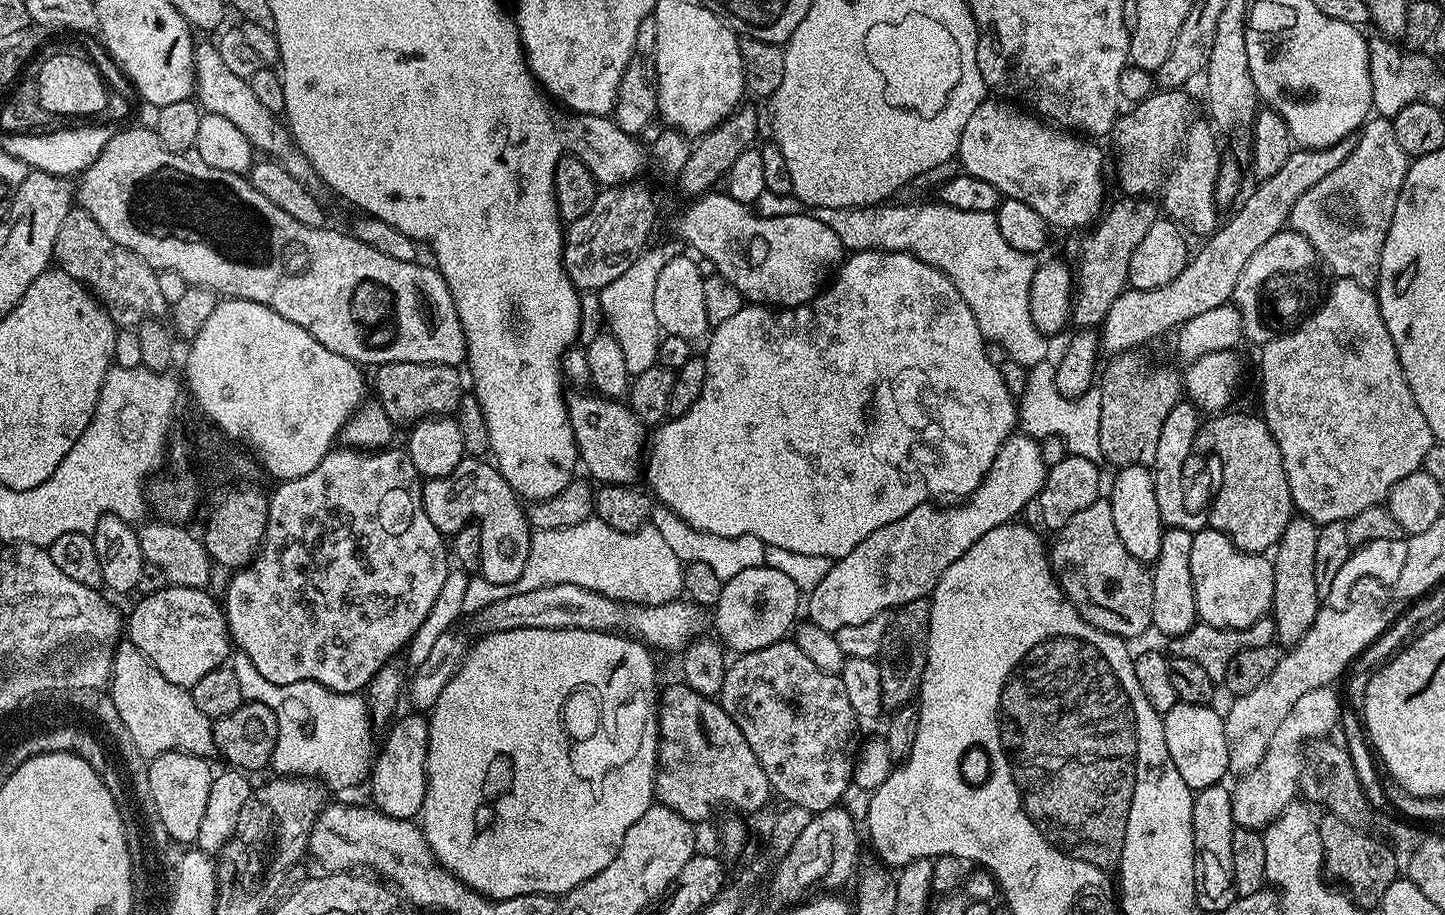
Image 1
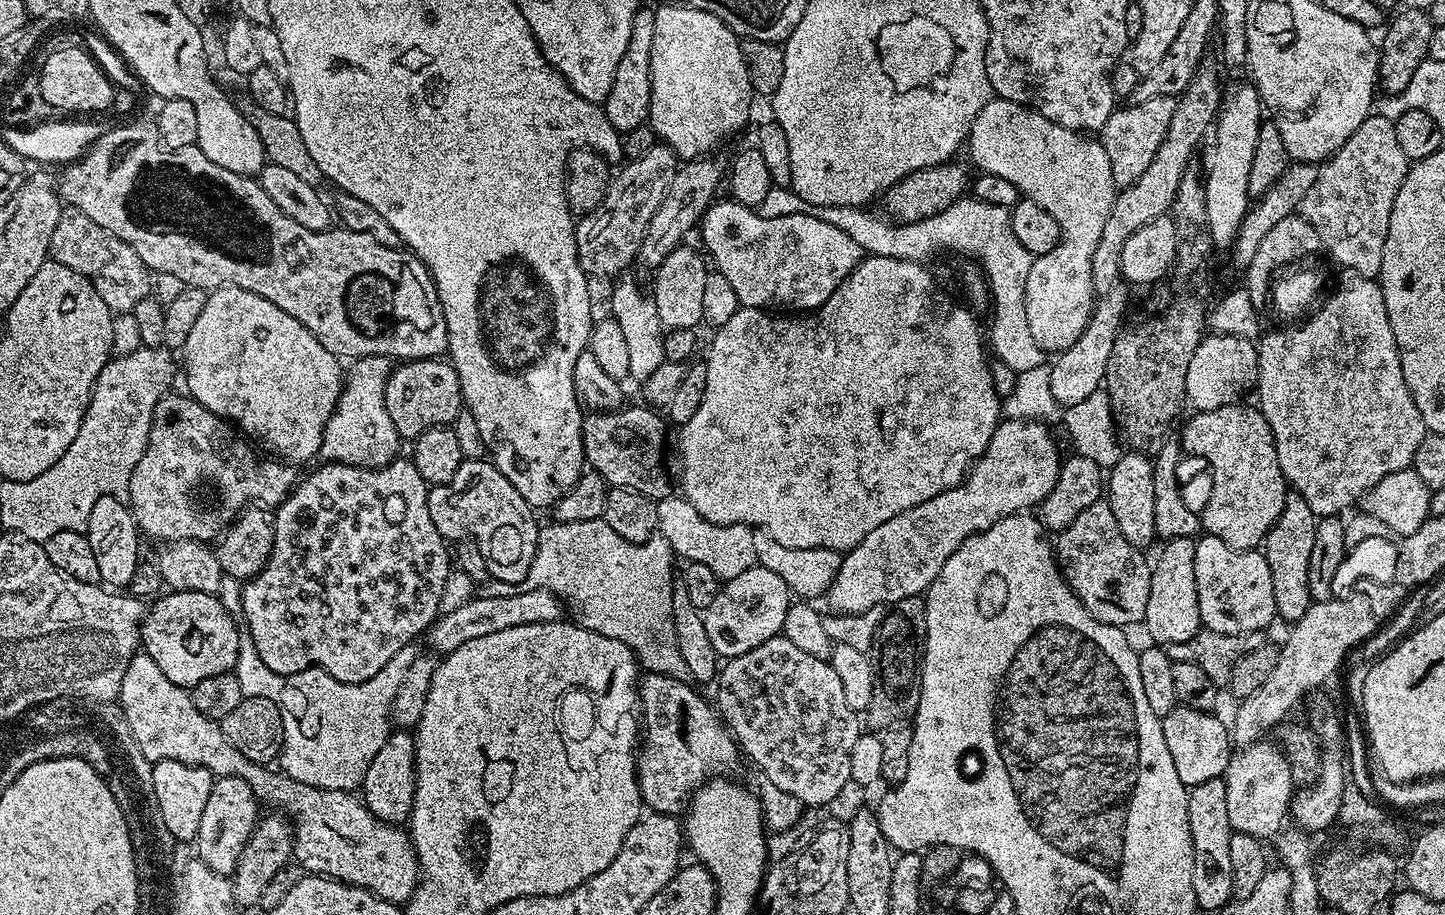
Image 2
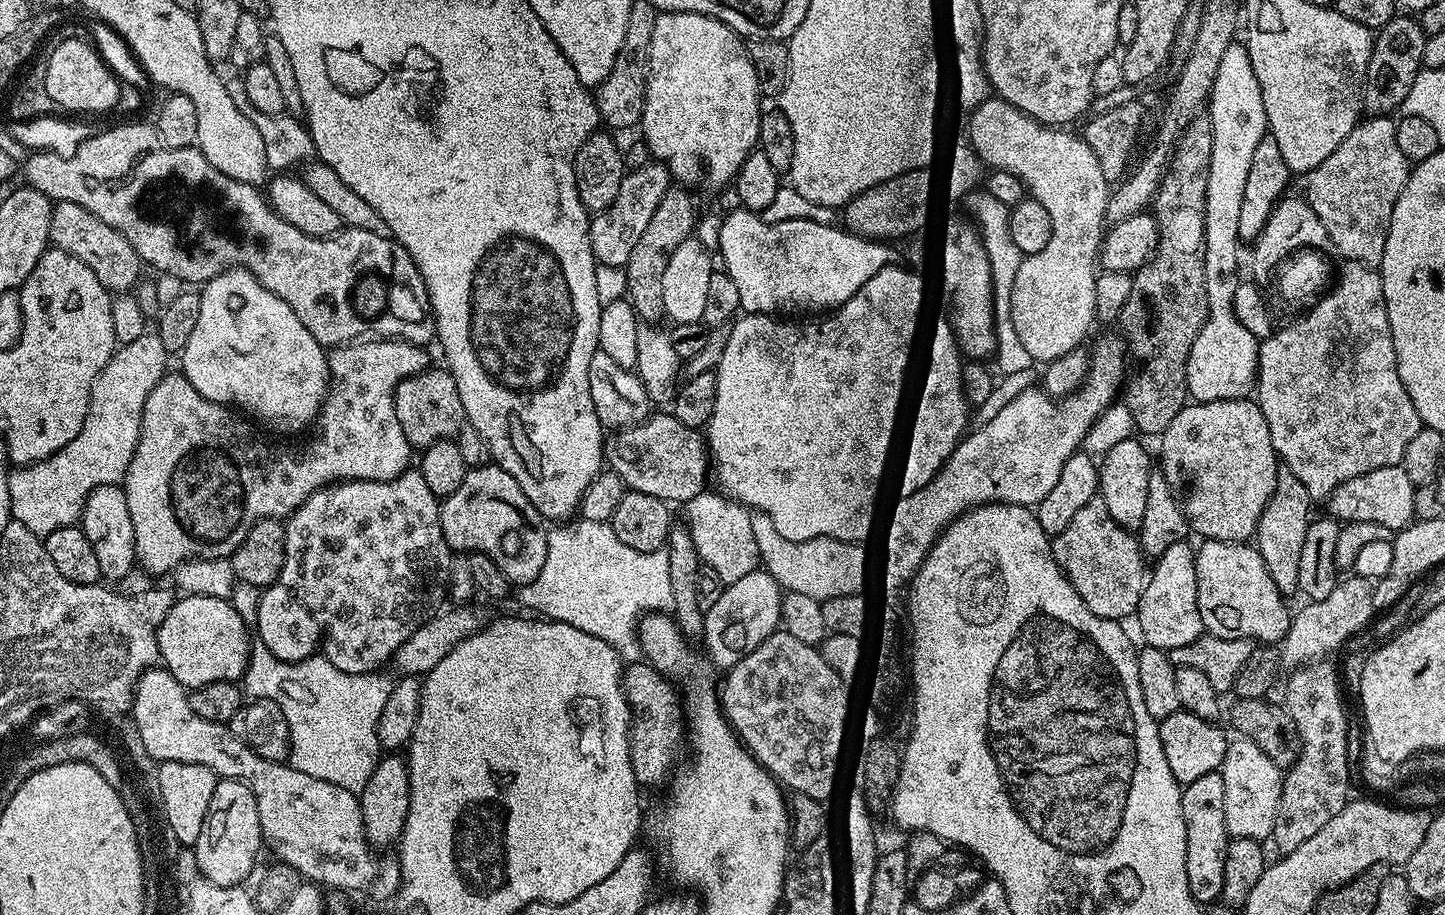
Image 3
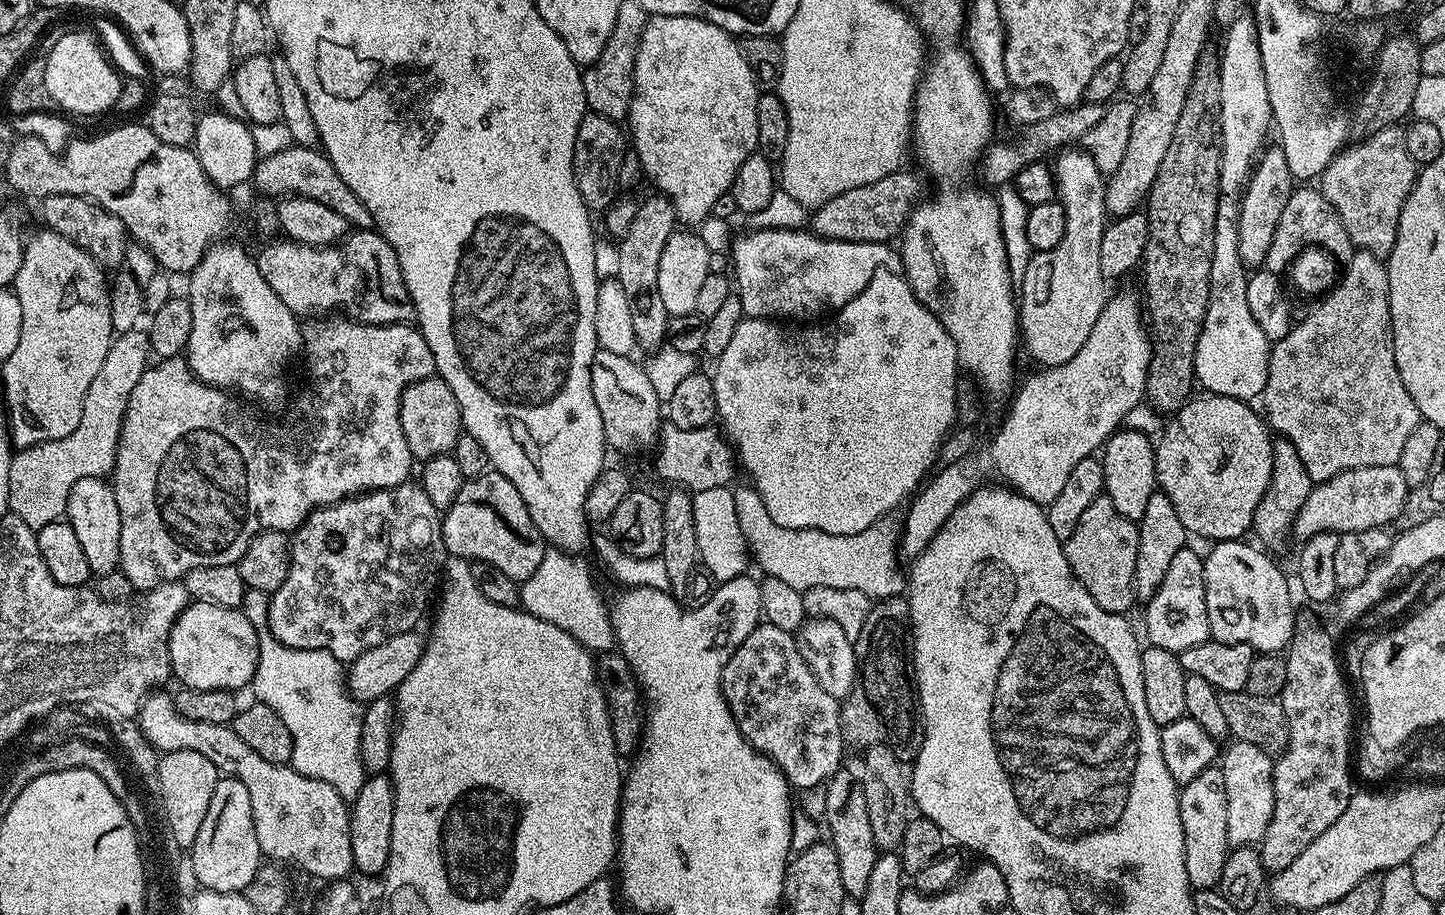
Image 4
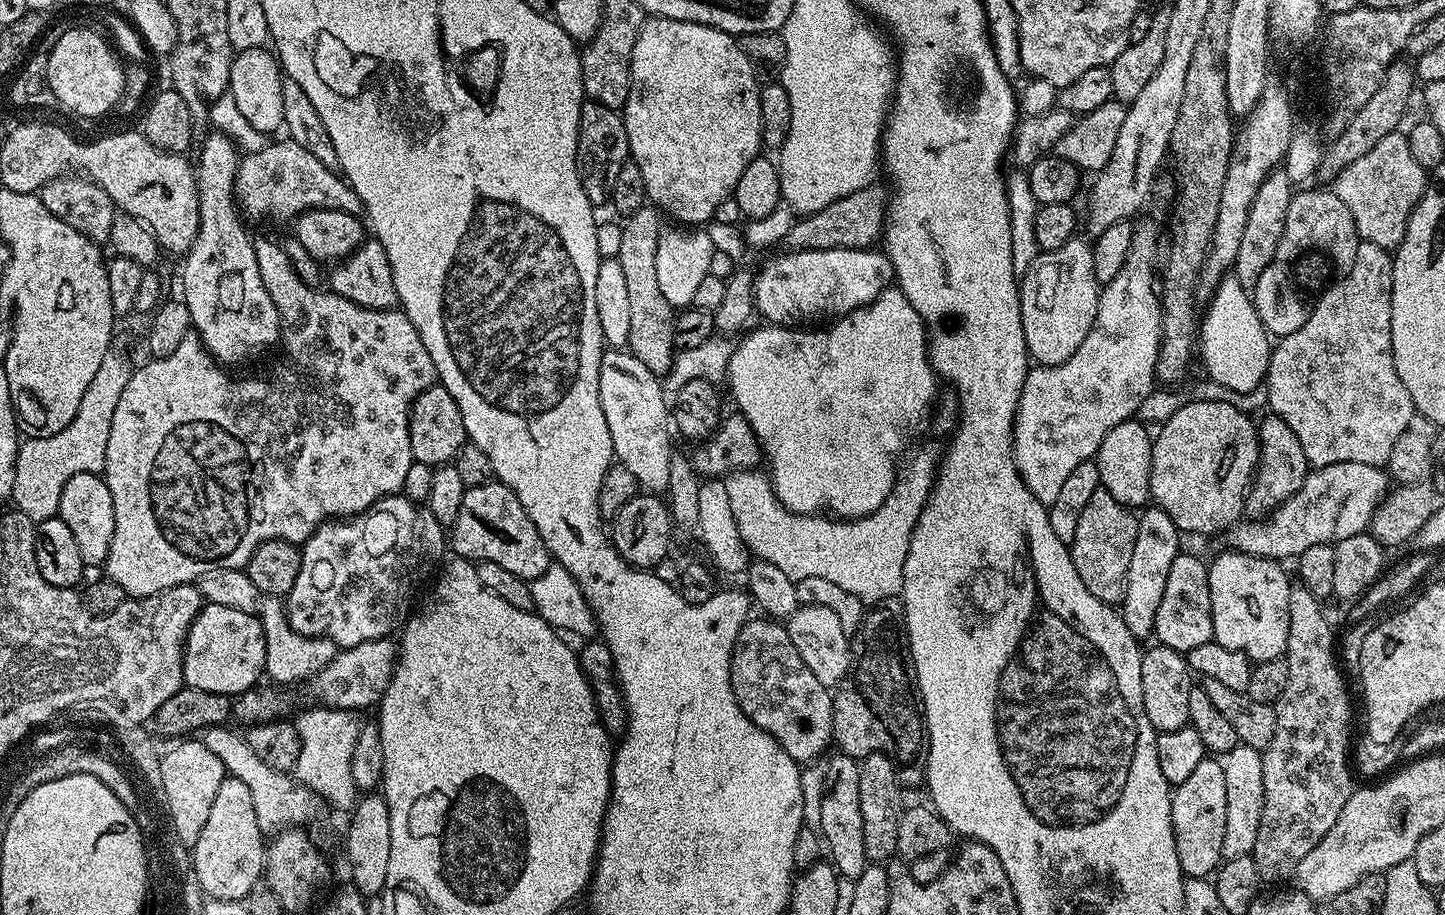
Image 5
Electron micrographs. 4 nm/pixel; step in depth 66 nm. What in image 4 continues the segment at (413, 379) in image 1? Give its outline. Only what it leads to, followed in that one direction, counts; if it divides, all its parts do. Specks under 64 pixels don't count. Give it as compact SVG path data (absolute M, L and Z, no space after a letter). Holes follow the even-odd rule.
M435 374L406 388L400 403L400 421L402 434L406 434L406 446L410 446L410 454L416 462L449 455L464 432L462 414L458 398L454 398L454 390L450 390L444 379Z

